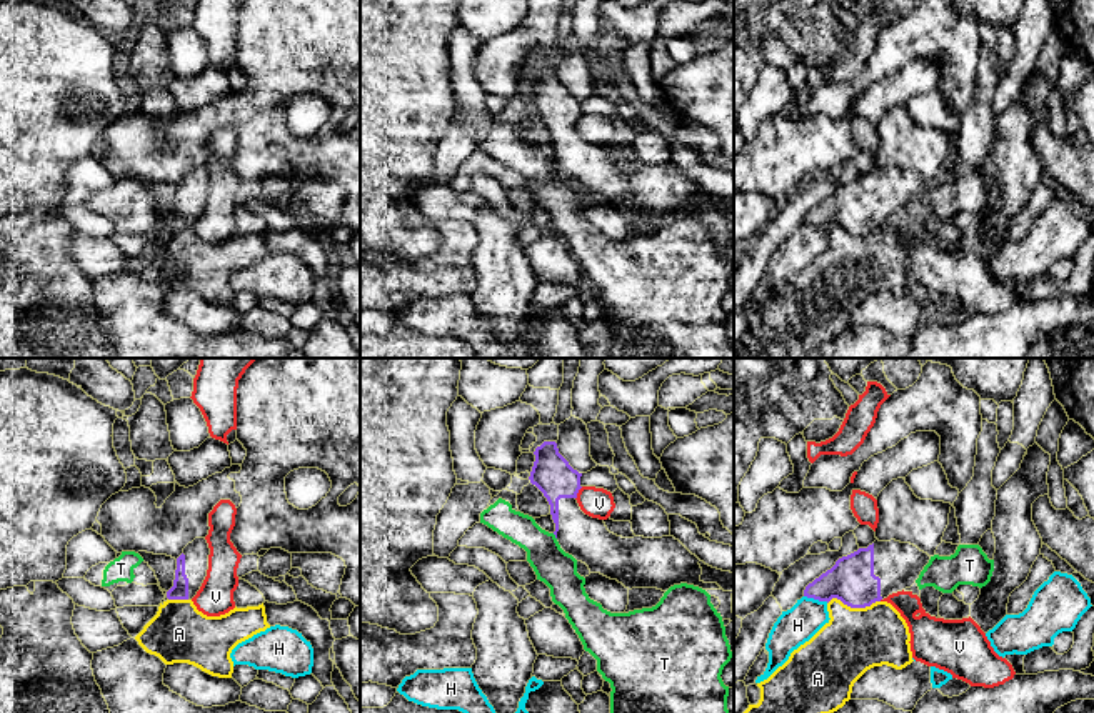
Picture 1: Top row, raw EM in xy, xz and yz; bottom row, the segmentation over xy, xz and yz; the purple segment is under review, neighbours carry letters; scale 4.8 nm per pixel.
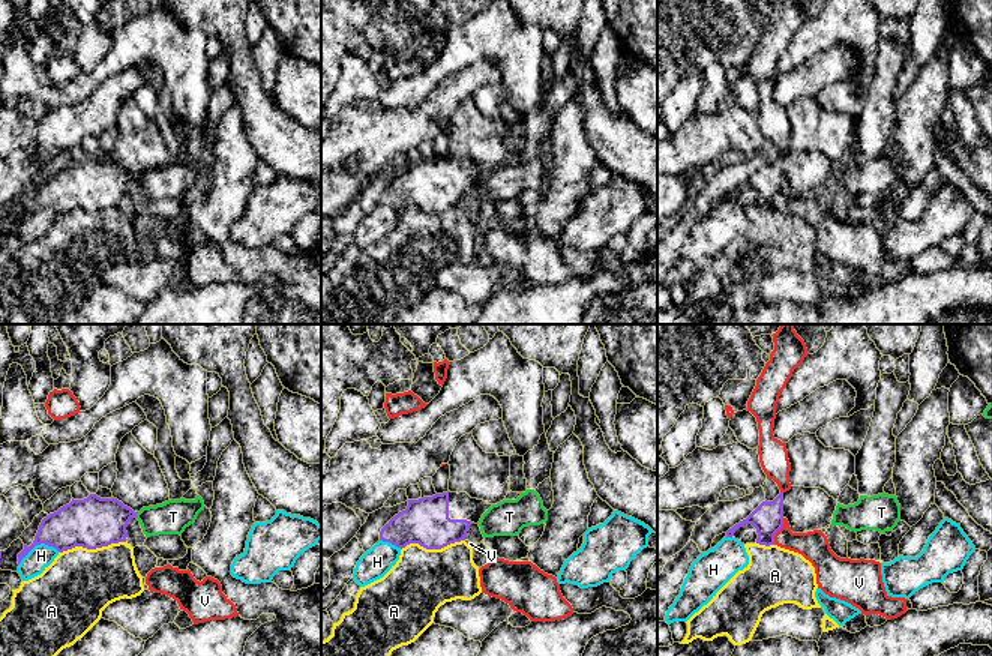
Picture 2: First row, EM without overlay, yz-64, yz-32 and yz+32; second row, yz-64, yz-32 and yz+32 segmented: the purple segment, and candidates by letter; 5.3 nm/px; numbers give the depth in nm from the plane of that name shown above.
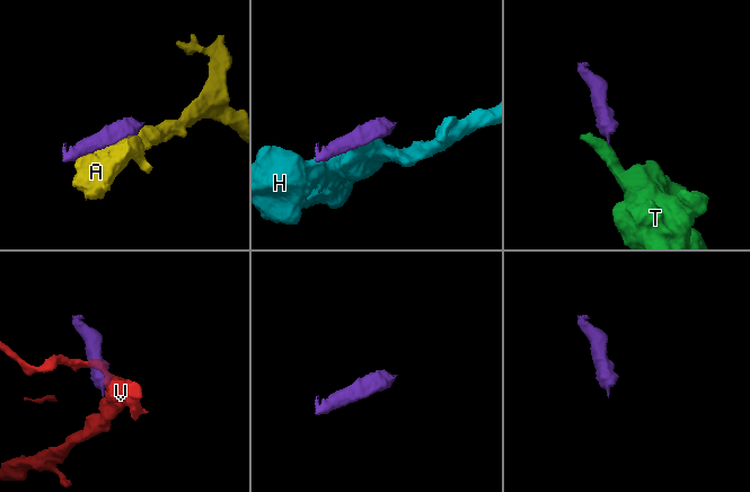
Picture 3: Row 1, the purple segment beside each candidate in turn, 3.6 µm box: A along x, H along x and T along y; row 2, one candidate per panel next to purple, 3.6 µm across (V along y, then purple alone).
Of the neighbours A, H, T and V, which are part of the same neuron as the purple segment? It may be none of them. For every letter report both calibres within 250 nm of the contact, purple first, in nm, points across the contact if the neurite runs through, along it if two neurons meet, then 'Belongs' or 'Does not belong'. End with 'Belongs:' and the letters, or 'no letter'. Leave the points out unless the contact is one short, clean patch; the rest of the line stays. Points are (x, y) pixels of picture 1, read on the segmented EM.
A: Thickness 220 nm (purple) against 320 nm. Does not belong
H: Thickness 220 nm (purple) against 180 nm. Boundary: yz (804, 595), (828, 602). Does not belong
T: Thickness 140 nm (purple) against 180 nm. Boundary: xz (552, 533), (556, 538). Does not belong
V: Thickness 190 nm (purple) against 140 nm. Boundary: xz (582, 487), (576, 498). Does not belong
Belongs: no letter

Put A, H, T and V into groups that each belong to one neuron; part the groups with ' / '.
A / H / T / V

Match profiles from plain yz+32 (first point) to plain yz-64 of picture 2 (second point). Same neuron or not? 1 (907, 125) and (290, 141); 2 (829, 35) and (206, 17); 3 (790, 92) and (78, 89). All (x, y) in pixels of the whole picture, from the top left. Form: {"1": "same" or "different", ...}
{"1": "different", "2": "different", "3": "different"}

